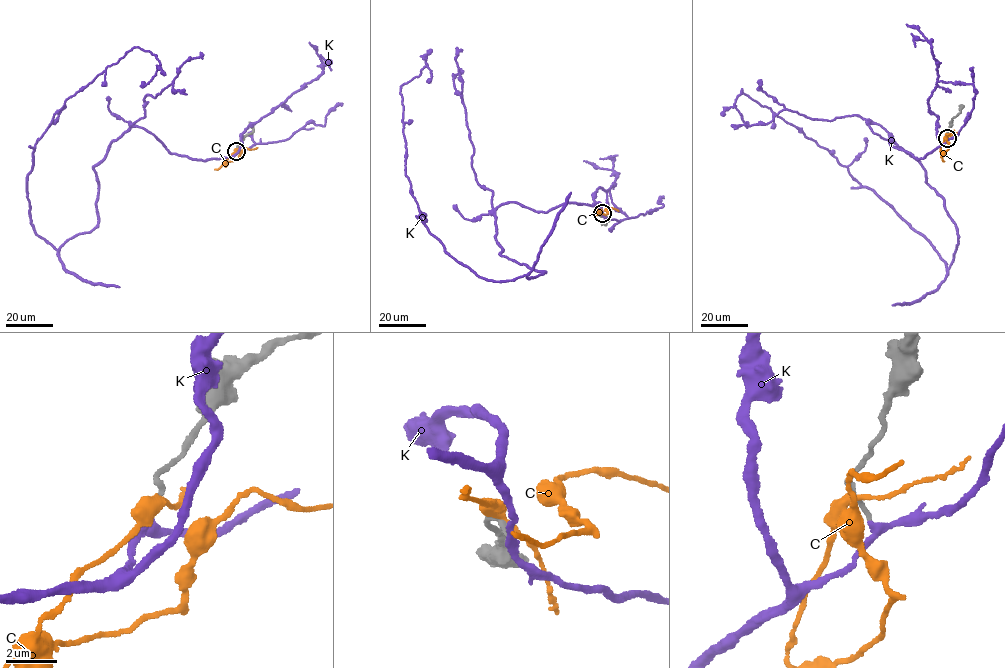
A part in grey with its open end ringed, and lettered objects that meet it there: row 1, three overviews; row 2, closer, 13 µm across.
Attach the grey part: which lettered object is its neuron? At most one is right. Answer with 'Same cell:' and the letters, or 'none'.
Same cell: K

